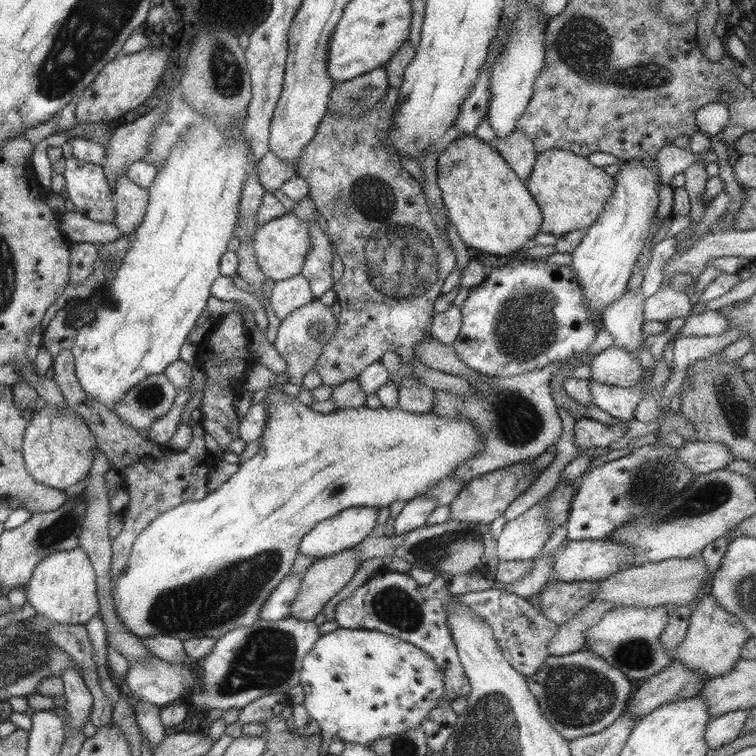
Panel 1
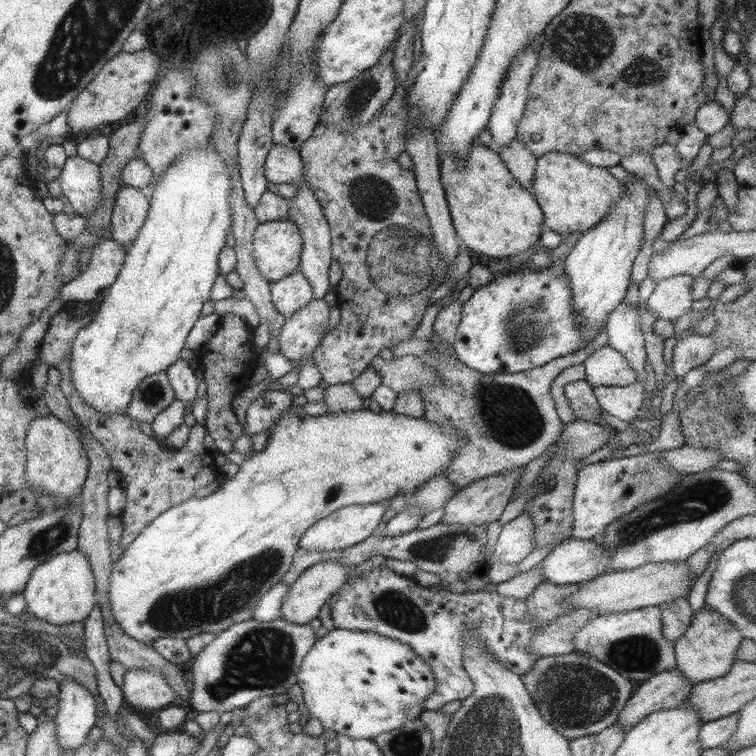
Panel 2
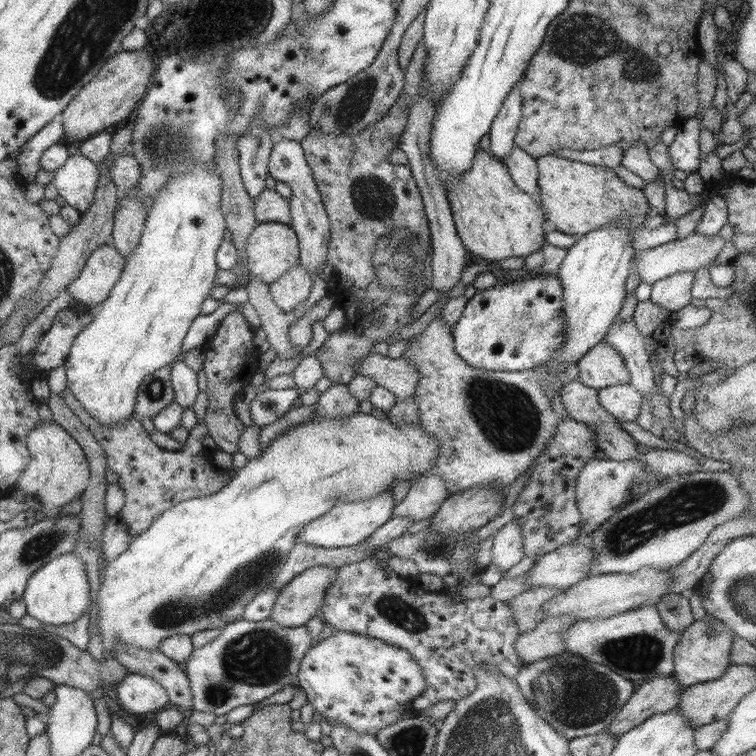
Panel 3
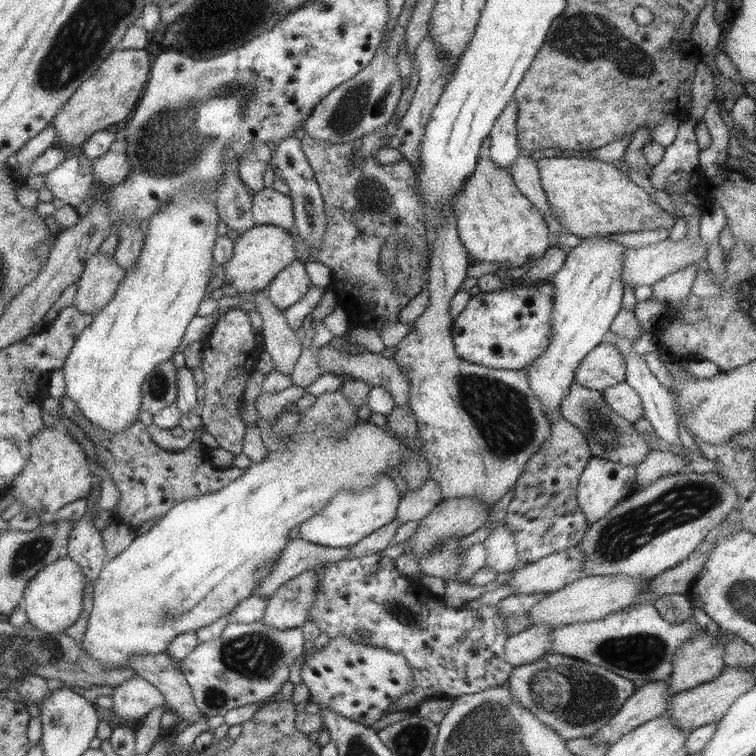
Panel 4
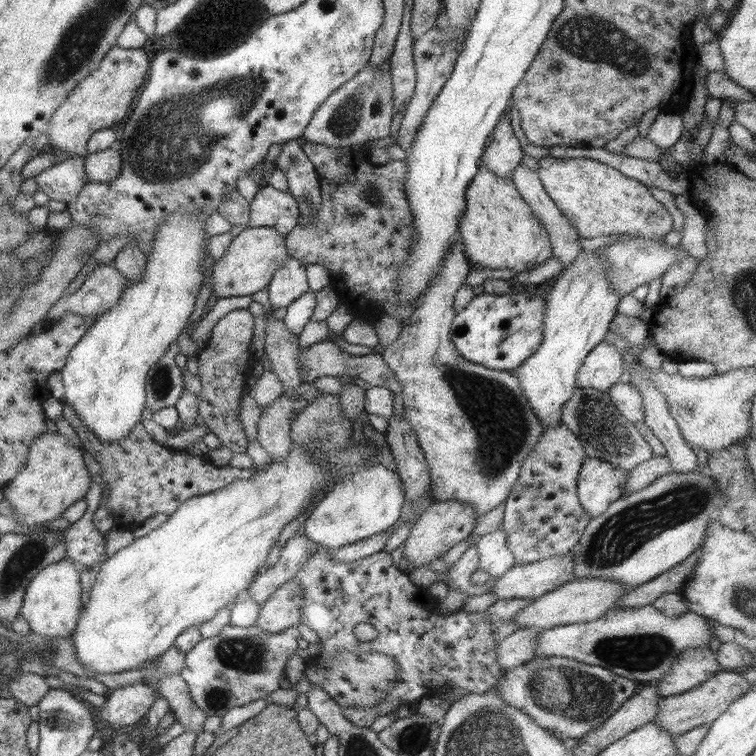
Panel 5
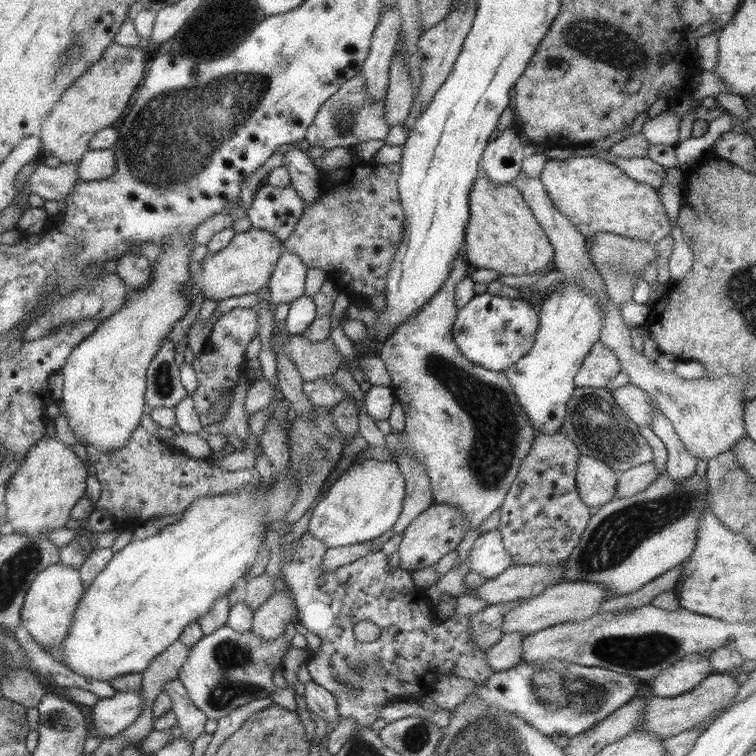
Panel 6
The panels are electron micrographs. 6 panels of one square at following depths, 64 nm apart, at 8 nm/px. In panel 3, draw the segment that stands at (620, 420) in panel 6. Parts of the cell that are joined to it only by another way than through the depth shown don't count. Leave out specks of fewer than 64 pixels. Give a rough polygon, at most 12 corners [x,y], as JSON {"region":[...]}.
{"region":[[581,380],[560,388],[570,420],[587,424],[609,460],[635,460],[633,439]]}

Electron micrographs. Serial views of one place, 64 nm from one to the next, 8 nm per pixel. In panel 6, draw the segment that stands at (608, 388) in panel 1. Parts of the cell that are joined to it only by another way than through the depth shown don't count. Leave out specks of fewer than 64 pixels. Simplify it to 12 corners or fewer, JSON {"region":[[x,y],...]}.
{"region":[[626,383],[610,391],[615,404],[637,426],[652,422],[648,394]]}

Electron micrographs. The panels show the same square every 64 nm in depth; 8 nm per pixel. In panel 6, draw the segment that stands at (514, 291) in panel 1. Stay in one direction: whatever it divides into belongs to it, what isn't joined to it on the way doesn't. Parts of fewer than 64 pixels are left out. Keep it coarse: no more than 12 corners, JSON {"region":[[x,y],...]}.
{"region":[[476,294],[452,339],[487,370],[529,351],[539,312],[521,297]]}

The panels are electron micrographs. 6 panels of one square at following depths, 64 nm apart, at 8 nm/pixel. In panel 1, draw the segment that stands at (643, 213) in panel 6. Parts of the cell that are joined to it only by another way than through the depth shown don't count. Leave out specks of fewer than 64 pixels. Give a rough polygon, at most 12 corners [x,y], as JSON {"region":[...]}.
{"region":[[559,148],[525,183],[556,237],[593,224],[615,180]]}

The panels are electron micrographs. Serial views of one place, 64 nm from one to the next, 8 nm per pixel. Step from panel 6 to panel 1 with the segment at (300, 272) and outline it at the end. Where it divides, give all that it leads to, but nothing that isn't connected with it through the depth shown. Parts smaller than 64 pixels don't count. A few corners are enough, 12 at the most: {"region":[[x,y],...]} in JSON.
{"region":[[300,274],[275,281],[271,310],[281,321],[313,300]]}

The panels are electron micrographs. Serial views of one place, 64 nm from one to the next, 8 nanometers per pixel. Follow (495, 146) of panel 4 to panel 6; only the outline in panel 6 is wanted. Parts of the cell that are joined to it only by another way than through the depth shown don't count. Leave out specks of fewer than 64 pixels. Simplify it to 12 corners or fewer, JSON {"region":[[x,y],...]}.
{"region":[[514,130],[483,150],[480,171],[491,185],[513,185],[527,154]]}

